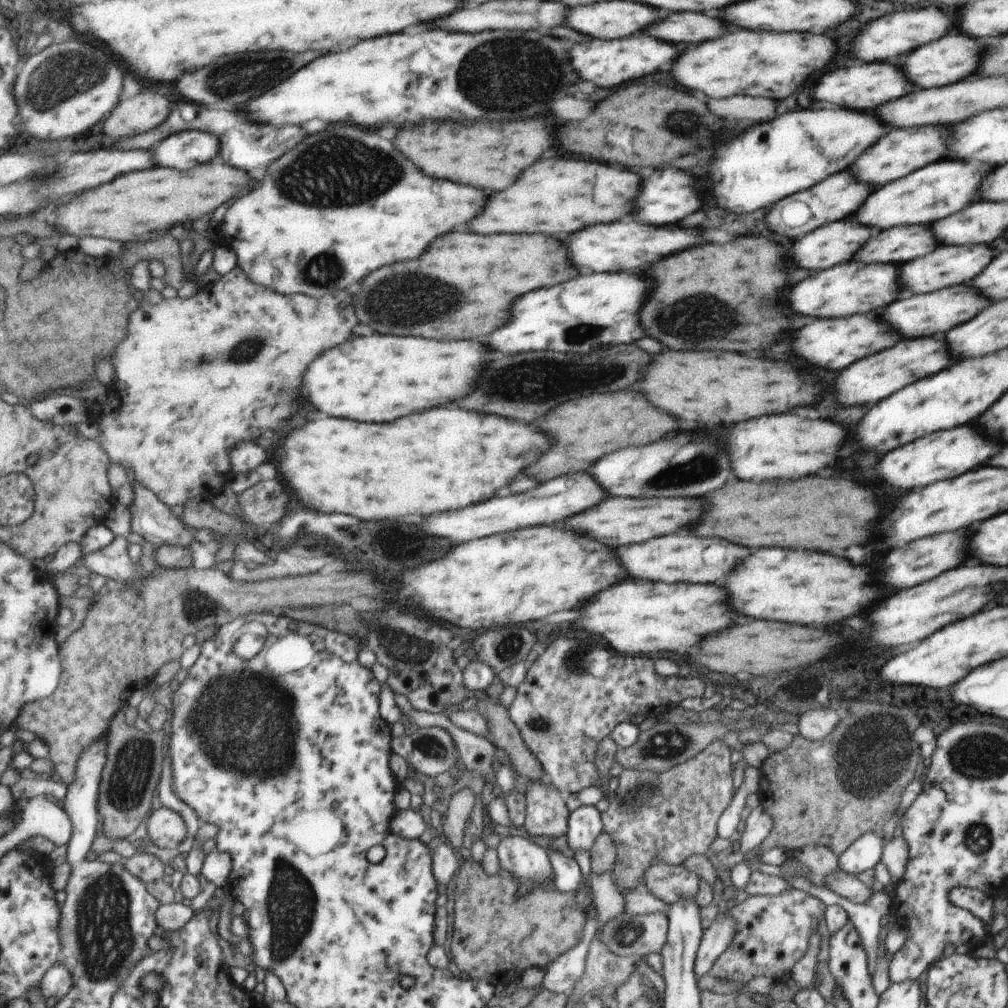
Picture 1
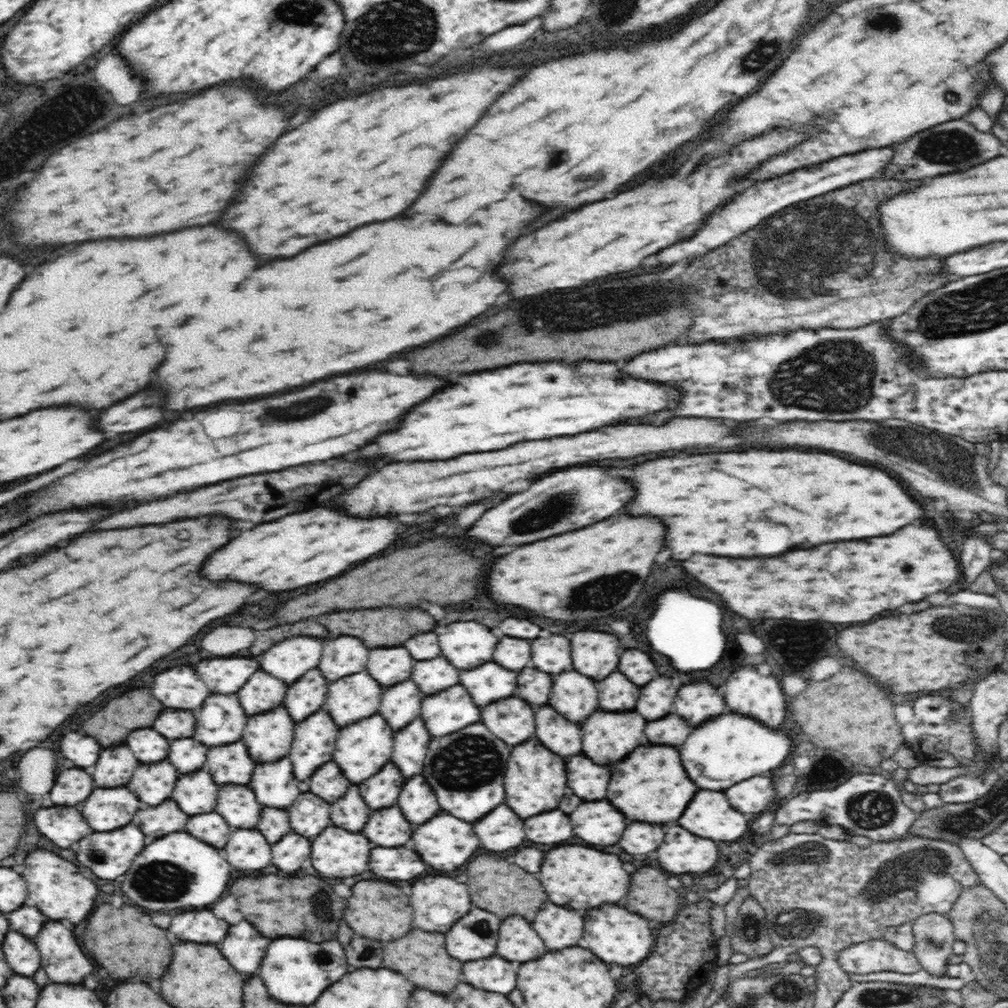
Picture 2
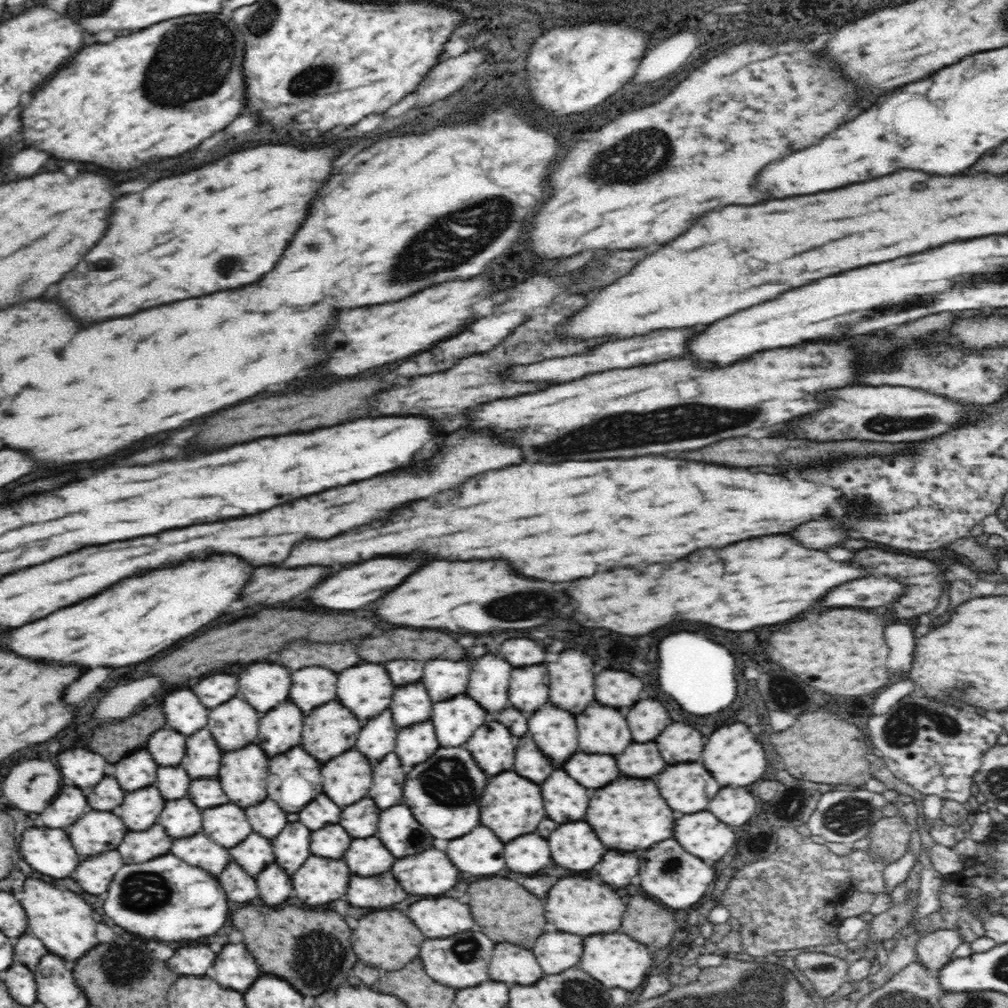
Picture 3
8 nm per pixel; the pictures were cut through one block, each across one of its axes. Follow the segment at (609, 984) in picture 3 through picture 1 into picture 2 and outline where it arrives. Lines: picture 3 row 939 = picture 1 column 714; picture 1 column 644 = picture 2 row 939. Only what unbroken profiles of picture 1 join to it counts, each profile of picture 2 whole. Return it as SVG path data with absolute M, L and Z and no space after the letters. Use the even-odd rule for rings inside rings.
M602 904L588 910L588 914L584 916L584 936L580 942L582 948L588 948L592 954L600 956L600 960L604 960L606 964L616 962L620 966L632 966L642 964L654 952L656 932L648 928L648 918L632 914L614 904Z

